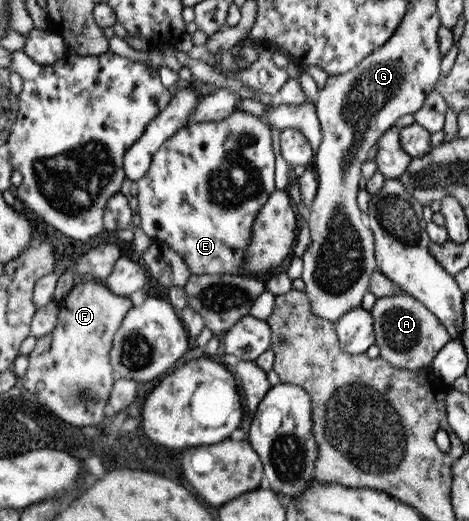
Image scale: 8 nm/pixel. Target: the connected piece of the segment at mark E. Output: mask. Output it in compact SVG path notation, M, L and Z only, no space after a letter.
M242 111L230 114L220 121L187 124L168 137L152 154L152 161L143 177L135 180L137 186L137 211L134 214L138 228L150 239L166 243L185 262L189 273L193 275L215 275L242 272L242 261L250 244L252 223L257 212L275 190L273 181L273 149L271 148L271 130L263 125L261 119Z

